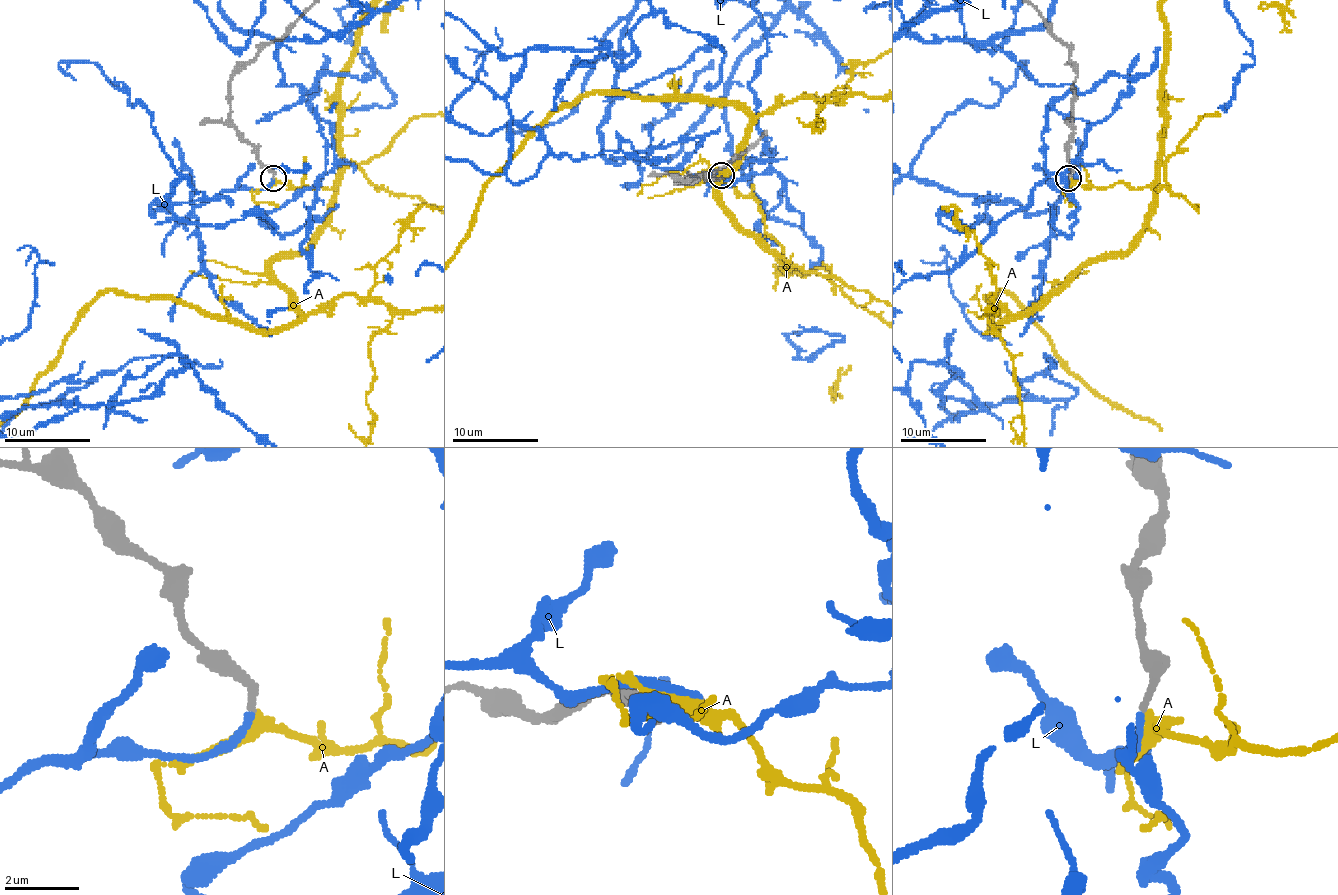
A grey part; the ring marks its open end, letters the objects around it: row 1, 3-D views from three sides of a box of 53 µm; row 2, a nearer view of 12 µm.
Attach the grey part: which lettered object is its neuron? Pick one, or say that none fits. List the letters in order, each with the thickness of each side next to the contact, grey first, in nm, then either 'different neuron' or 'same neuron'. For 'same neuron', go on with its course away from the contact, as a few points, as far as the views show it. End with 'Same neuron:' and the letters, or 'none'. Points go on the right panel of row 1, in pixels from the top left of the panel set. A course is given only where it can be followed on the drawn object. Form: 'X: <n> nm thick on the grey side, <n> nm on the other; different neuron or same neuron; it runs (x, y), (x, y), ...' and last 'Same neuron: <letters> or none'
A: 200 nm thick on the grey side, 360 nm on the other; different neuron
L: 200 nm thick on the grey side, 200 nm on the other; same neuron
Same neuron: L

